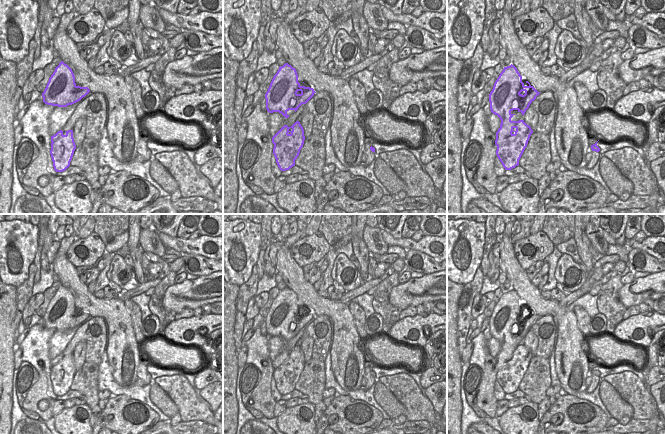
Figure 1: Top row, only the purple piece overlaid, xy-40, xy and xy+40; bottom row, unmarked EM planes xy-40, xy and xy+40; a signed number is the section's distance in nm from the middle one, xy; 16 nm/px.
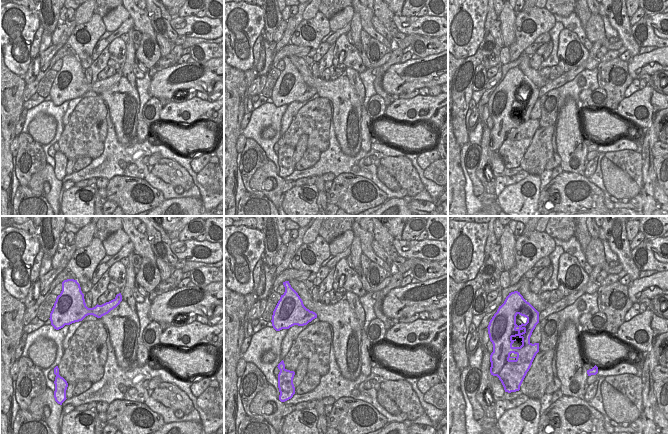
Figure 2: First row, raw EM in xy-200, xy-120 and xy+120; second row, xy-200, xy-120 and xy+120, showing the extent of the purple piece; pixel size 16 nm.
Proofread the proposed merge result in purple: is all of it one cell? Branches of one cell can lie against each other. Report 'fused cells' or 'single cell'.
fused cells

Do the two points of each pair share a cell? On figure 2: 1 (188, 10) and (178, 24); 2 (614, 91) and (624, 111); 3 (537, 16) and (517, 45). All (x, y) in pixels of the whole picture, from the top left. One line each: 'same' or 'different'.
1: different
2: different
3: same

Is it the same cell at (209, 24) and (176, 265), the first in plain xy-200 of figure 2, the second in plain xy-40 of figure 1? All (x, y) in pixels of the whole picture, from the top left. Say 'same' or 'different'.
different

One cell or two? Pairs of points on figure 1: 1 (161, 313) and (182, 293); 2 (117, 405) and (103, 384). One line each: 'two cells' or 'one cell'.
1: two cells
2: two cells

